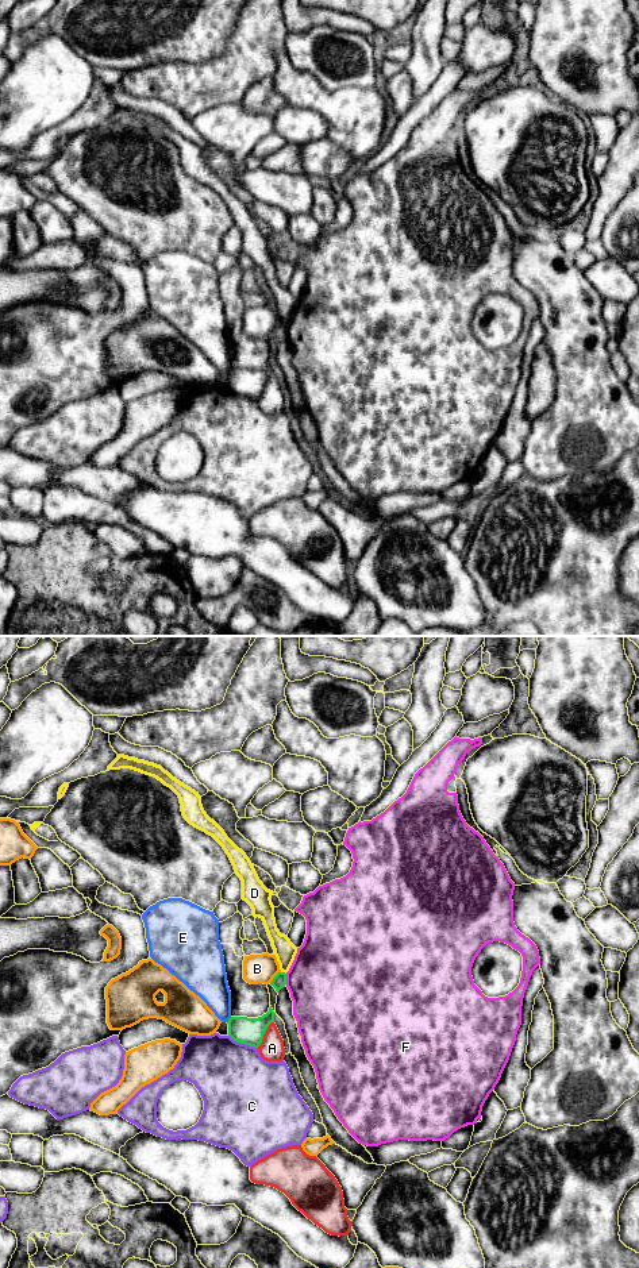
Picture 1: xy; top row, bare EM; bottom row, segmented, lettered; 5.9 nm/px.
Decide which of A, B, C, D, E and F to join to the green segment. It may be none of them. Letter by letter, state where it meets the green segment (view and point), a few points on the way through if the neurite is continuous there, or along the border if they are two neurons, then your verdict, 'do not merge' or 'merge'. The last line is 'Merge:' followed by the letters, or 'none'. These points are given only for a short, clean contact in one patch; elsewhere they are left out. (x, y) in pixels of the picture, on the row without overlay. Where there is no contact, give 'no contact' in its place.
A: meets green in xy at (264, 385); do not merge
B: meets green in xy at (274, 328); do not merge
C: meets green in xy at (242, 394); do not merge
D: meets green in xy at (284, 324); border along xy (281, 323), (285, 326); do not merge
E: meets green in xy at (228, 372); do not merge
F: meets green in xy at (285, 331); border along xy (285, 326), (287, 335); do not merge
Merge: none

